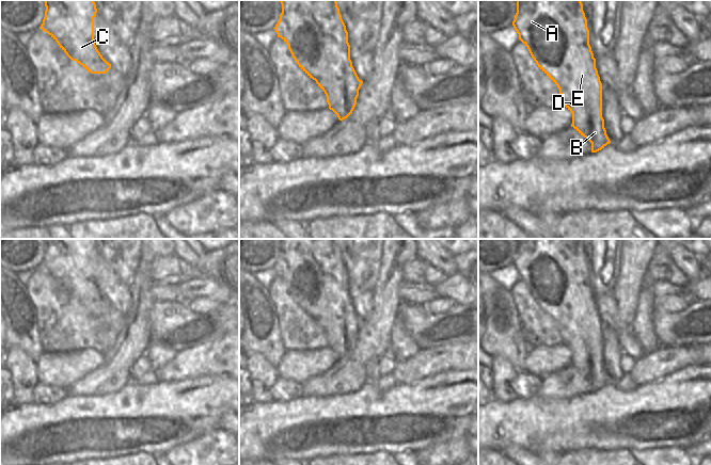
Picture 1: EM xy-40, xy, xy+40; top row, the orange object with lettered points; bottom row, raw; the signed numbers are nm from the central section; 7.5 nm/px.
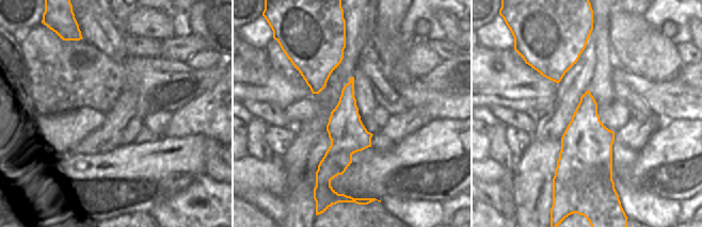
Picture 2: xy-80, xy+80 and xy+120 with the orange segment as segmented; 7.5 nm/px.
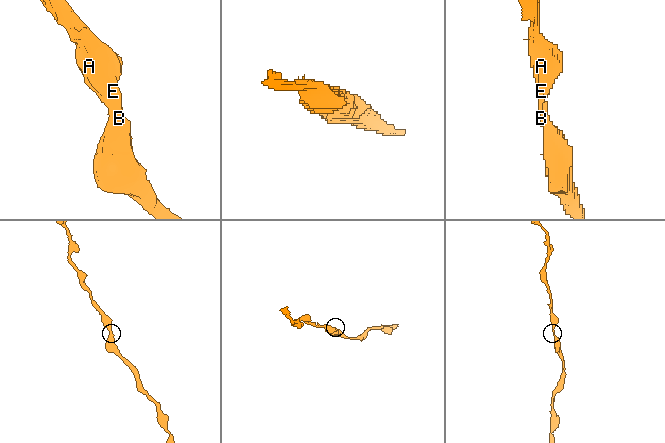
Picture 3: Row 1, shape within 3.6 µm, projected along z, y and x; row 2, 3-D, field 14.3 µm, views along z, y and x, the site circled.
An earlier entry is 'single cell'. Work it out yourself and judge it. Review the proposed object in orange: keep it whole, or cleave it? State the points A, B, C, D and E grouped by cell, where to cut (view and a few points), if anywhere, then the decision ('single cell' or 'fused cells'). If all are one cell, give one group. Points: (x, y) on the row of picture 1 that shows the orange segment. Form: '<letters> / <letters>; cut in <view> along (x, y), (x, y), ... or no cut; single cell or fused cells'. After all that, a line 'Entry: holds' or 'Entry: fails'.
A B C D E; no cut; single cell
Entry: holds

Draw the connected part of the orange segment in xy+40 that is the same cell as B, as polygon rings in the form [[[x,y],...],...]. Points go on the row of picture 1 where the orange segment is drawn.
[[[517,0],[512,26],[538,67],[557,85],[564,106],[572,113],[571,127],[591,143],[591,153],[604,148],[611,141],[602,117],[602,83],[589,45],[589,30],[581,0]]]

